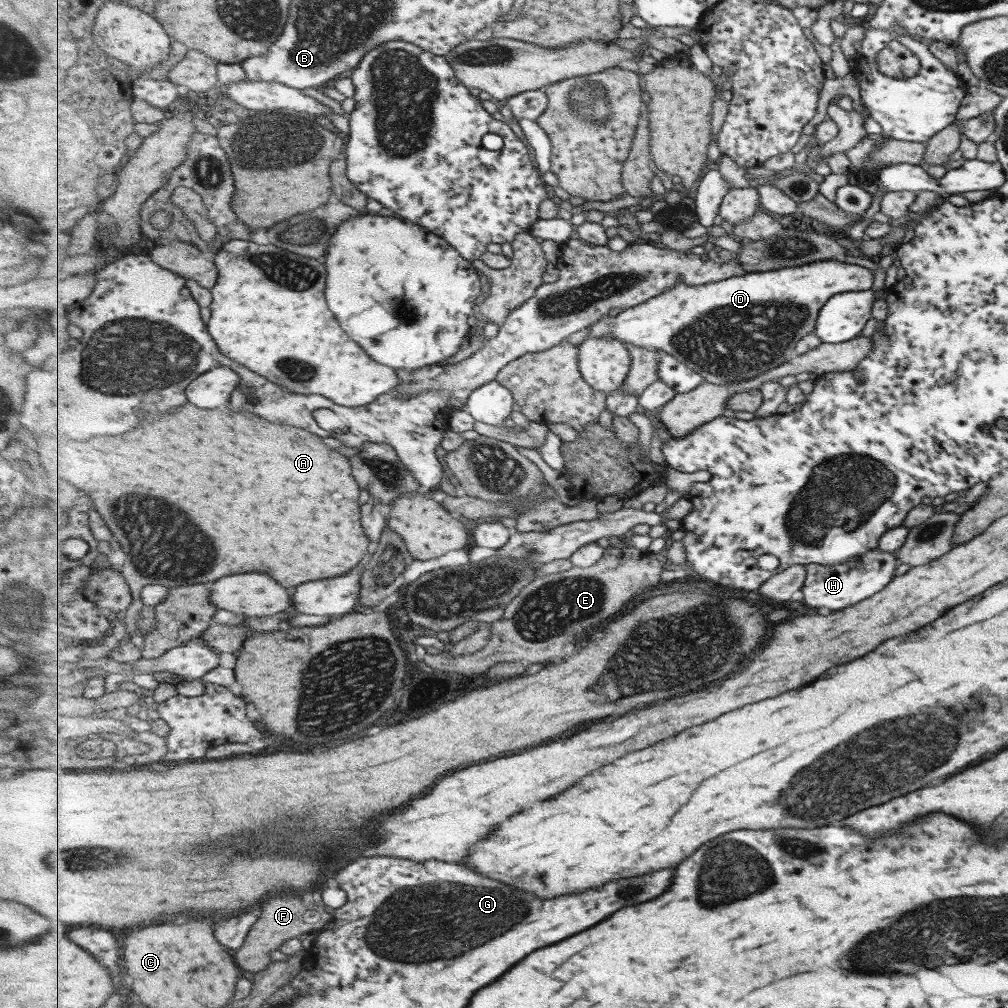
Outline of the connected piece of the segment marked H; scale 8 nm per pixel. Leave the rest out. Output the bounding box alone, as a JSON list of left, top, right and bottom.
[802,547,898,610]

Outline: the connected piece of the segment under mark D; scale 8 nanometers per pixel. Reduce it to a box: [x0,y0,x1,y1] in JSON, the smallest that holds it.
[591,259,873,385]

